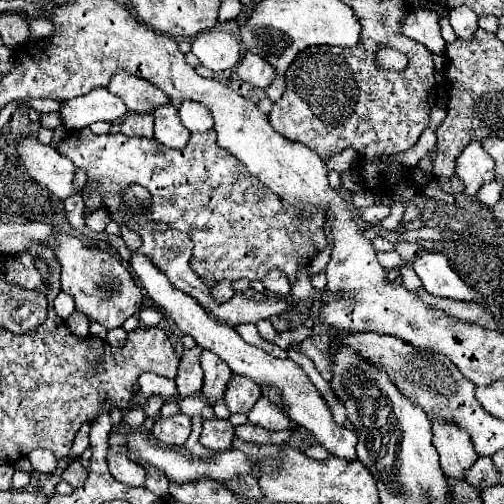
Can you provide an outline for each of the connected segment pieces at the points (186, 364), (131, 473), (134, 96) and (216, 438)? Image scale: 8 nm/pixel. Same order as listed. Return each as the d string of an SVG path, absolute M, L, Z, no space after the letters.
M200 347L184 349L178 365L178 375L176 375L176 385L178 385L178 395L188 397L196 395L202 389L202 367L200 367Z
M108 453L108 469L114 475L116 481L126 483L126 485L134 485L134 487L142 487L146 473L140 465L136 465L134 461L128 461L128 457L120 455L120 453Z
M126 71L116 73L112 77L108 89L114 95L118 95L126 103L126 107L134 113L148 113L170 101L166 97L166 93L162 93L158 87L154 87L152 83L148 83L136 75L130 75Z
M212 419L204 421L202 433L200 433L200 445L204 445L210 451L224 451L230 447L234 439L234 425L230 421Z

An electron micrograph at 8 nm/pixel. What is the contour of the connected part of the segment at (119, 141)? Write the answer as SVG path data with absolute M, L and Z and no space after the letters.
M88 127L66 131L66 137L60 141L58 151L72 159L72 163L86 171L90 183L96 183L96 191L102 195L104 207L112 211L122 209L120 191L128 185L144 185L152 195L150 215L152 221L166 221L172 229L186 233L194 243L194 259L192 269L204 281L238 281L238 279L262 279L270 269L282 269L290 283L296 281L296 271L300 265L310 265L312 259L324 251L324 211L320 209L313 217L313 211L301 209L299 213L288 213L280 197L276 197L266 185L260 185L256 177L236 161L228 151L220 149L216 143L216 131L210 129L206 133L192 133L188 145L184 149L168 149L154 139L144 137L126 137L122 133L116 135L94 135Z

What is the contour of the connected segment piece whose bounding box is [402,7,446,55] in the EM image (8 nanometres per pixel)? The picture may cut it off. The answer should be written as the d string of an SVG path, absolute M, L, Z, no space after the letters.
M422 7L422 13L408 13L404 19L402 31L410 39L426 45L436 55L442 55L446 49L446 41L440 35L438 15L426 7Z

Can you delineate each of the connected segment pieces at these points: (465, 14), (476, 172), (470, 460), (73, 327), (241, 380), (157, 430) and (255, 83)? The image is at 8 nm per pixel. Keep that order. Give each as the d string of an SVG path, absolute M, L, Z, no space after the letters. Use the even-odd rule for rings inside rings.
M456 7L450 11L450 25L460 39L470 39L478 29L478 15L468 7Z
M472 141L456 159L456 175L464 181L464 193L476 195L486 181L494 179L494 161L482 149L480 141Z
M442 419L432 425L432 431L434 431L434 447L440 455L444 475L450 479L464 479L464 473L478 459L468 433Z
M74 311L74 315L68 317L66 323L68 323L68 327L70 327L70 331L72 331L74 335L78 335L78 337L88 337L88 317L86 317L84 313Z
M232 375L224 395L224 403L230 413L248 413L258 401L258 397L260 387L252 379L244 375Z
M178 413L168 419L158 419L152 427L152 437L168 447L182 447L190 435L190 417Z
M246 53L242 57L242 61L236 67L236 75L238 75L238 79L242 79L242 81L250 83L252 87L258 87L258 89L270 87L274 77L276 77L270 63L264 61L262 57L252 55L252 53Z

